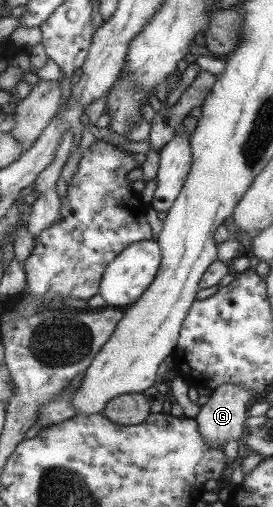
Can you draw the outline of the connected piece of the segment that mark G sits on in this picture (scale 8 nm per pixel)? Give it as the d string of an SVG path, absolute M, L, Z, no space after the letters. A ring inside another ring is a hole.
M221 384L209 395L206 403L202 404L194 417L199 433L206 446L222 450L223 444L229 440L238 440L243 434L243 420L247 416L247 402L253 400L253 394L246 386L240 384Z

